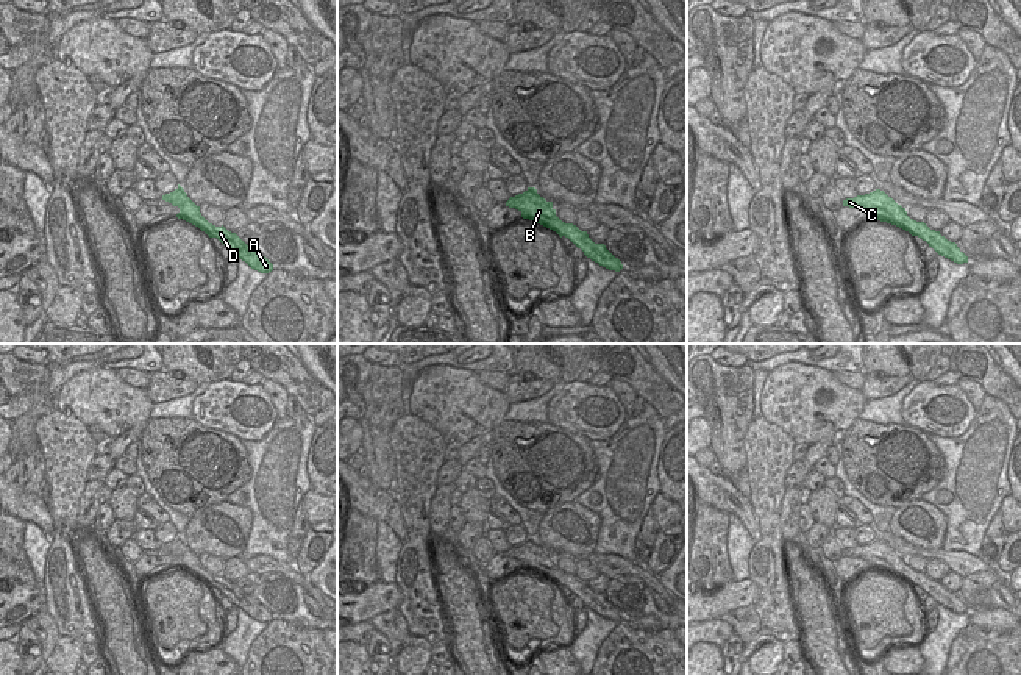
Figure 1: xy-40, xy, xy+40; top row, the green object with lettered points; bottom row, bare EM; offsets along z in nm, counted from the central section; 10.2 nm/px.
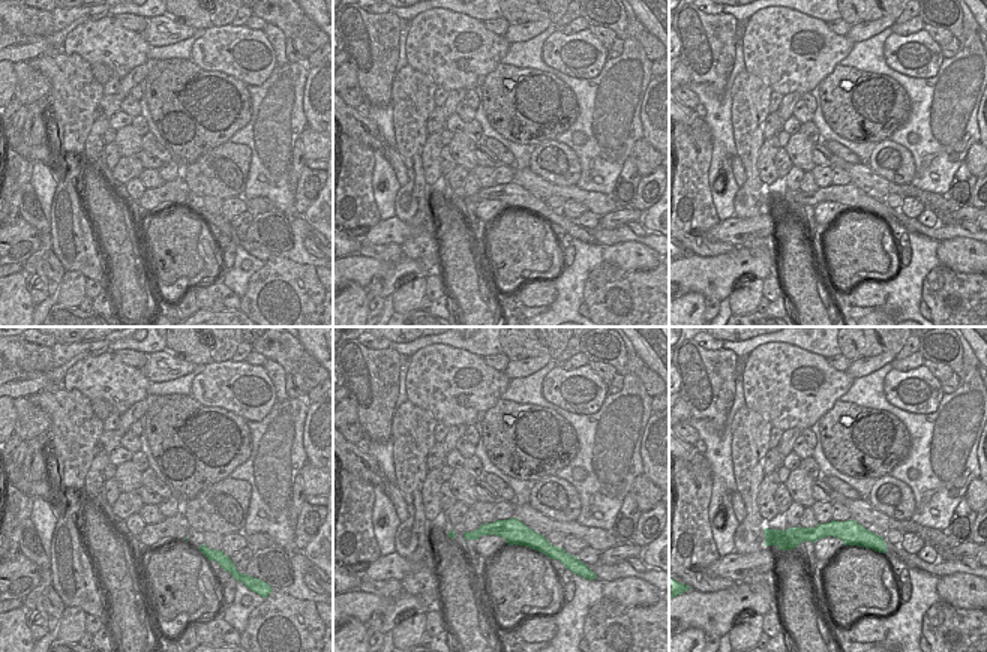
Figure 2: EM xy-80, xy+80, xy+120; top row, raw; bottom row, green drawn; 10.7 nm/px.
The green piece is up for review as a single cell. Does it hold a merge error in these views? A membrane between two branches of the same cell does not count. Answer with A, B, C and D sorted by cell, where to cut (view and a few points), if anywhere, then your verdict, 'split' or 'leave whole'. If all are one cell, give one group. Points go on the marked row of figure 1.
A B C D | no cut | leave whole

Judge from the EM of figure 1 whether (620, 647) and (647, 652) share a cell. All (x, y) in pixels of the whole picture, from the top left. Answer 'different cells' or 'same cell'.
same cell

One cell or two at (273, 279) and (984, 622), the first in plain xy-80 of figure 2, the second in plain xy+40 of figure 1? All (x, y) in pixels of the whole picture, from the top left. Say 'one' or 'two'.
two

